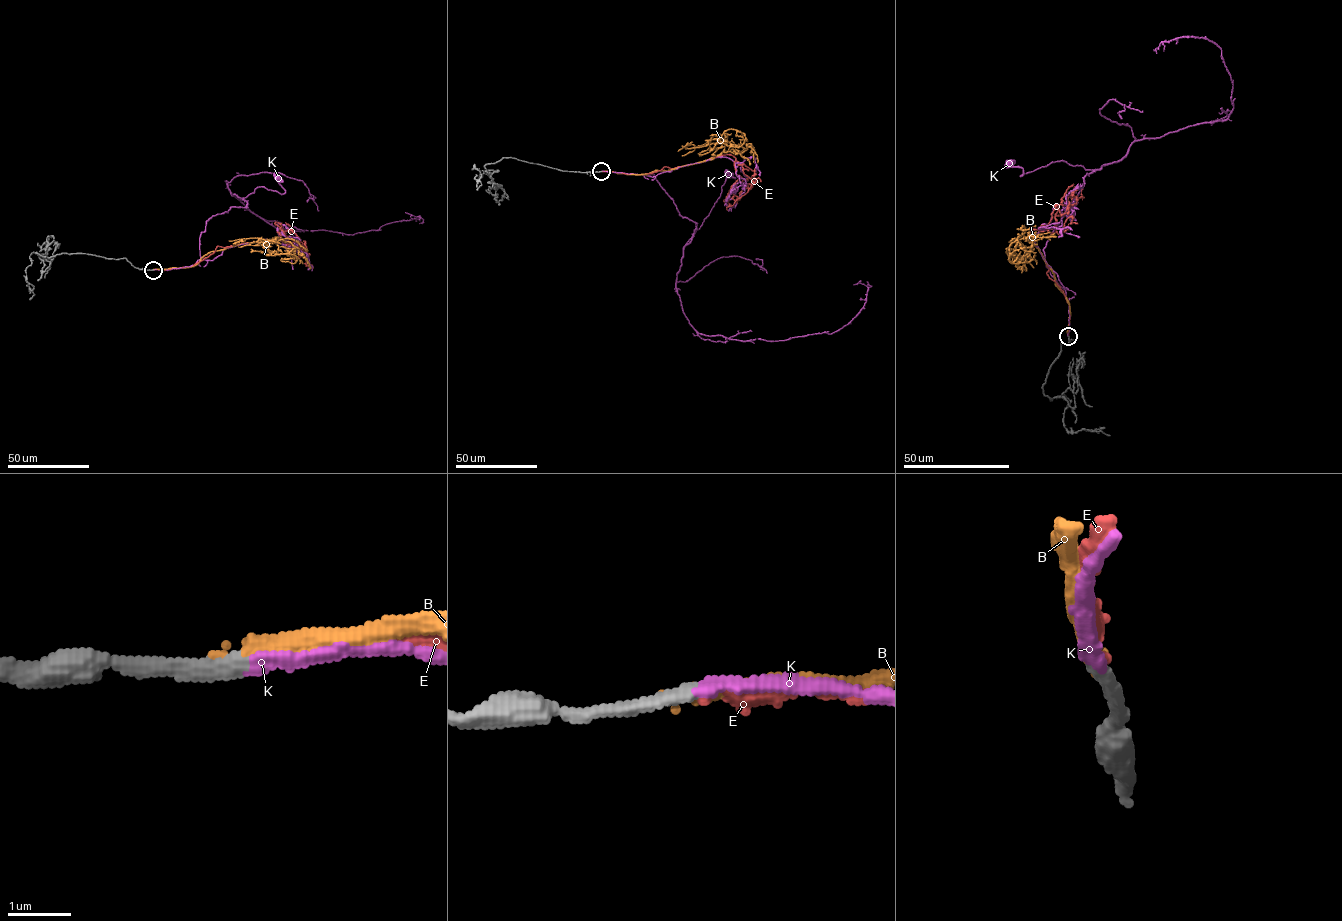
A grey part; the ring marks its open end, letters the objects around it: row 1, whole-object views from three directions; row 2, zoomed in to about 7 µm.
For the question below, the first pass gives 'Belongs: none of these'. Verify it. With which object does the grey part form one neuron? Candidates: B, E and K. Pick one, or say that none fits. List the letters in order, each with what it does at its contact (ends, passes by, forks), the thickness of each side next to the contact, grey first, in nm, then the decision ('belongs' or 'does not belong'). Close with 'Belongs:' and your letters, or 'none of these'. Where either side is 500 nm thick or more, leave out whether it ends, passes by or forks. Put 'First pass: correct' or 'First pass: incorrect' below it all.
B: it ends; calibres 240 and 280 nm; does not belong
E: it ends; calibres 240 and 200 nm; does not belong
K: it ends; calibres 240 and 200 nm; belongs
Belongs: K
First pass: incorrect

